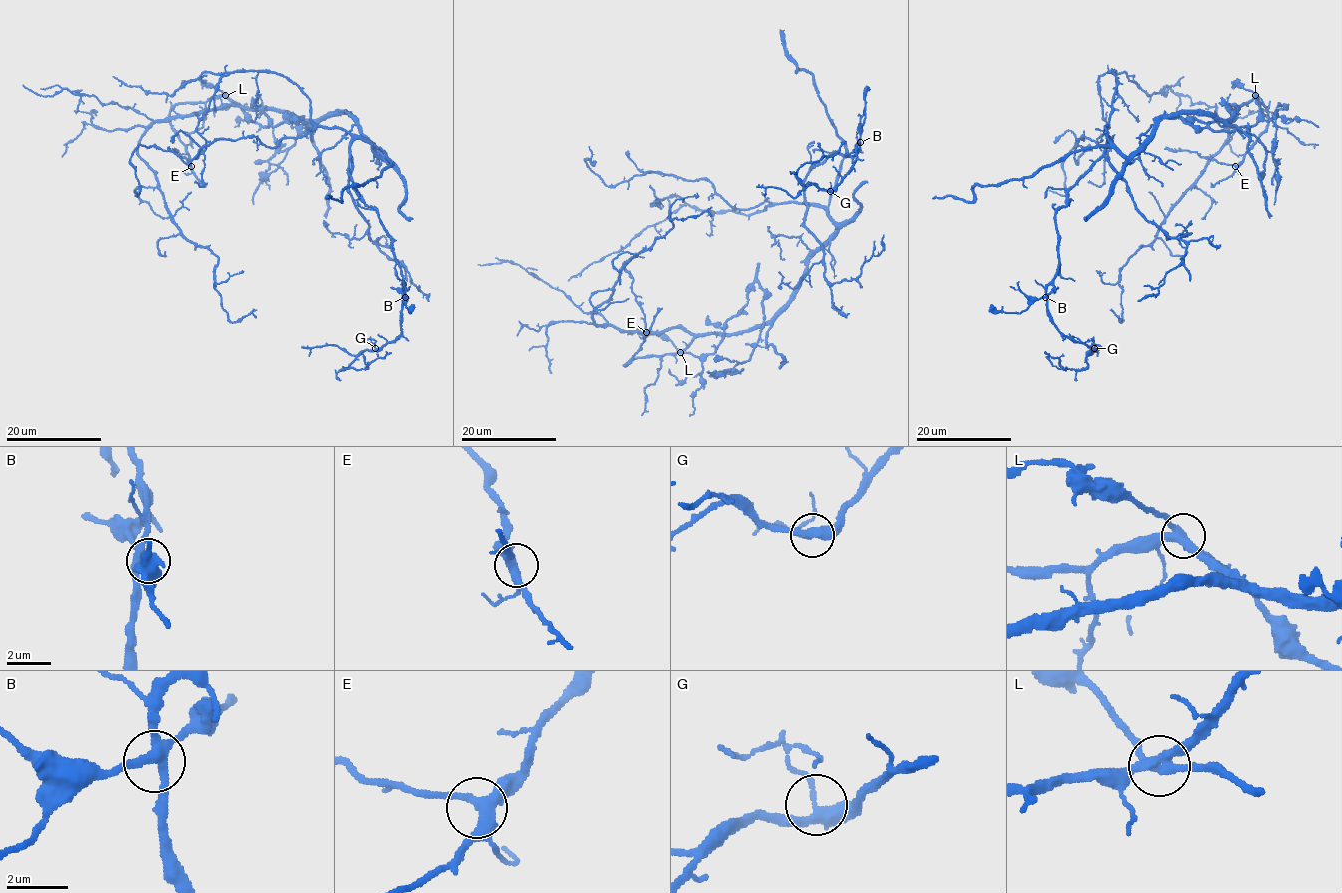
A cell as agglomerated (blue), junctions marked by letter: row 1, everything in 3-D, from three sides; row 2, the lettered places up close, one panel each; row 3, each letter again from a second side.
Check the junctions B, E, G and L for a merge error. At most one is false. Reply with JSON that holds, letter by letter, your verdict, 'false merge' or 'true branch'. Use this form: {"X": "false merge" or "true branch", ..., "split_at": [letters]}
{"B": "true branch", "E": "true branch", "G": "true branch", "L": "false merge", "split_at": ["L"]}

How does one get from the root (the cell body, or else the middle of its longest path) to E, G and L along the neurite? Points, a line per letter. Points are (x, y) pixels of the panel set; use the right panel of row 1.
E: (1189, 113), (1210, 113), (1226, 120), (1254, 96), (1258, 99), (1267, 112), (1267, 125), (1235, 166)
G: (1189, 113), (1164, 117), (1128, 157), (1107, 139), (1105, 153), (1055, 214), (1058, 265), (1049, 319), (1094, 348)
L: (1189, 113), (1210, 113), (1226, 120), (1255, 95)

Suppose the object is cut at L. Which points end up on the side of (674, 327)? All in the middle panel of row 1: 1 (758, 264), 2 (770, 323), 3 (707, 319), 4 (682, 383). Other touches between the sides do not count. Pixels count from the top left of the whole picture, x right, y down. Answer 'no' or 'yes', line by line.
1: no
2: yes
3: no
4: no

